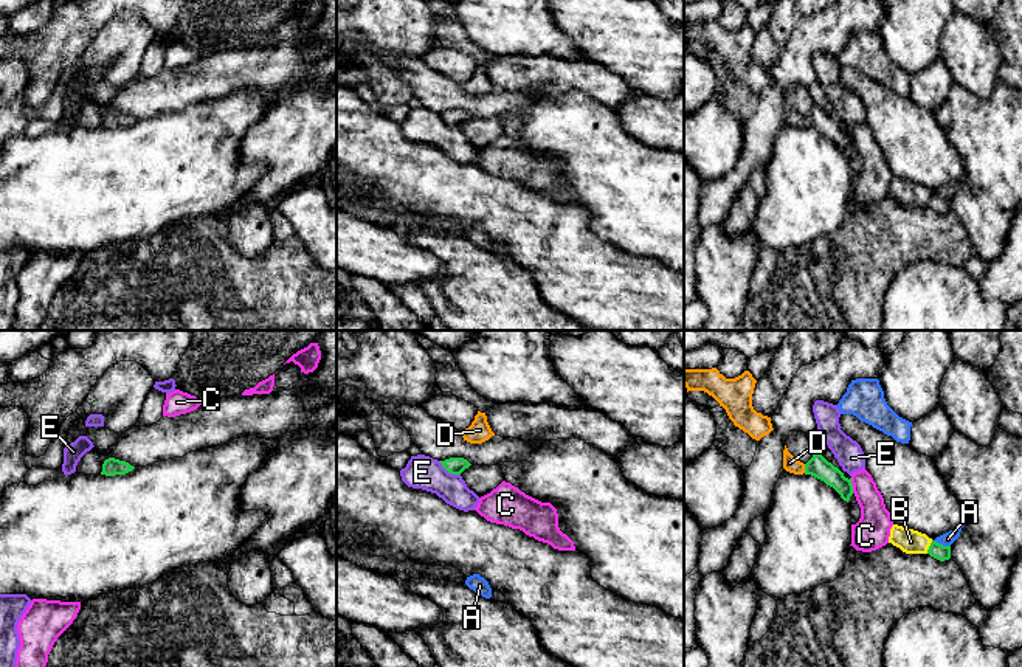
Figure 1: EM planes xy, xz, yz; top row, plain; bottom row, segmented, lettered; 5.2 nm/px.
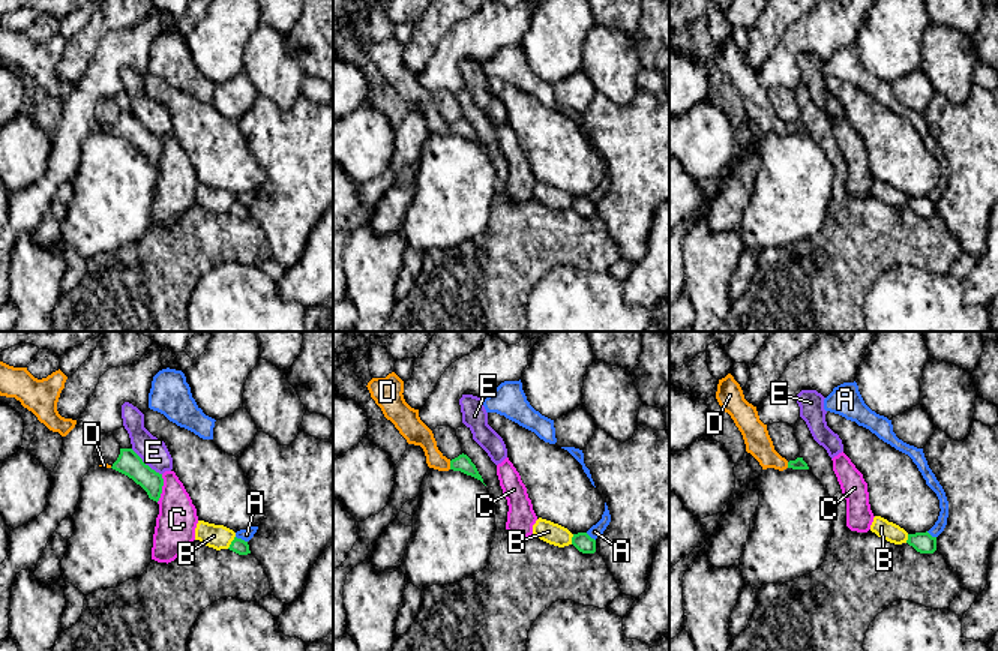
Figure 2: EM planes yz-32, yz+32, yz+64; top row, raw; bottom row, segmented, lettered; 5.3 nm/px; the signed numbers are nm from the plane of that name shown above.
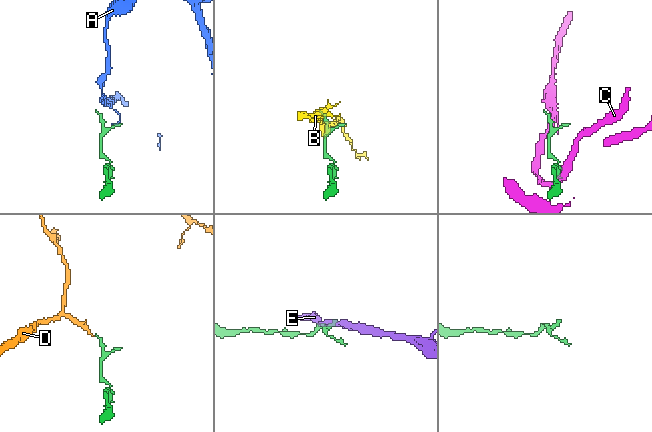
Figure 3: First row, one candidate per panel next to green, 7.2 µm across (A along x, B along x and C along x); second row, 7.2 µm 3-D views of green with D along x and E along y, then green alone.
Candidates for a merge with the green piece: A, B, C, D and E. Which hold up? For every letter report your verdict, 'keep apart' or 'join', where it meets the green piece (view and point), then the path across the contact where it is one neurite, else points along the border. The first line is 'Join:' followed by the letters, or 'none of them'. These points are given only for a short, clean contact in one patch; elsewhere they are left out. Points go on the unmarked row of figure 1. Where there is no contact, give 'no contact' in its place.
Join: D
A: keep apart; meets green in yz at (942, 197); border along yz (932, 193), (949, 199)
B: keep apart; meets green in yz at (929, 199)
C: keep apart; meets green in yz at (852, 138)
D: join; meets green in yz at (805, 121); runs through yz (818, 118), (805, 121), (790, 115)
E: keep apart; meets green in xz at (448, 124)

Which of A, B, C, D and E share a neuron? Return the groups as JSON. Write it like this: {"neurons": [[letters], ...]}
{"neurons": [["A"], ["B"], ["C"], ["D"], ["E"]]}

